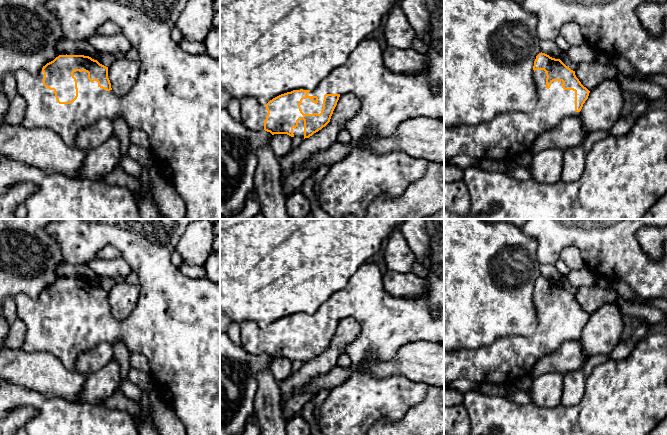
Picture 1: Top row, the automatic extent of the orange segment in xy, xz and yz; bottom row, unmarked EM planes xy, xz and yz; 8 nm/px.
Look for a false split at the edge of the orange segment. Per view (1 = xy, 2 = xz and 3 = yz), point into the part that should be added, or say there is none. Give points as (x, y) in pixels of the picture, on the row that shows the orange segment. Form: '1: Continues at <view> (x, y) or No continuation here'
1: Continues at xy (175, 99)
2: Continues at xz (387, 99)
3: Continues at yz (507, 136)

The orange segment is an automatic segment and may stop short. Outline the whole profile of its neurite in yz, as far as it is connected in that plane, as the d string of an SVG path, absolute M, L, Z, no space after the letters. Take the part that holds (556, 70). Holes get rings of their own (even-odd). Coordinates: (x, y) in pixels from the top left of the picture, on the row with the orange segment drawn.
M545 53L536 56L533 77L538 99L535 108L529 113L510 112L496 116L492 121L477 126L459 125L444 128L444 157L466 154L473 159L501 160L510 162L520 154L531 151L539 135L556 127L564 118L580 115L590 91L560 59Z

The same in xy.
M48 0L45 7L54 14L62 26L65 38L70 40L87 40L89 37L97 35L96 30L104 22L114 22L121 30L122 34L130 41L131 46L136 48L140 62L137 79L130 91L123 95L116 95L111 88L108 78L108 67L100 64L97 60L84 55L59 55L53 61L43 66L42 70L33 75L27 70L19 69L13 73L17 82L17 94L26 102L26 111L21 123L25 128L49 128L56 132L63 141L70 147L76 147L76 137L78 131L86 128L103 118L115 119L123 118L130 129L141 129L146 132L149 138L149 150L153 158L153 165L158 167L173 183L176 191L186 205L186 219L220 219L220 60L211 59L207 55L192 55L183 50L179 43L172 38L172 29L176 26L177 20L189 0Z

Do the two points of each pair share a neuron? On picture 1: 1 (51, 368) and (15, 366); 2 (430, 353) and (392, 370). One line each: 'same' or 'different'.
1: same
2: same

